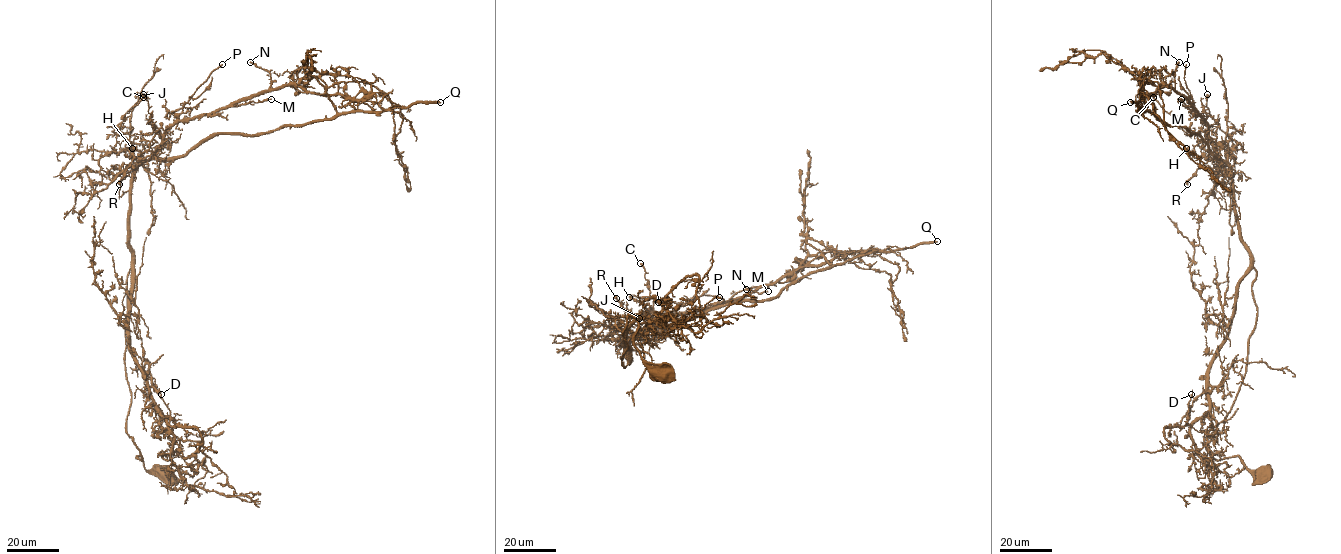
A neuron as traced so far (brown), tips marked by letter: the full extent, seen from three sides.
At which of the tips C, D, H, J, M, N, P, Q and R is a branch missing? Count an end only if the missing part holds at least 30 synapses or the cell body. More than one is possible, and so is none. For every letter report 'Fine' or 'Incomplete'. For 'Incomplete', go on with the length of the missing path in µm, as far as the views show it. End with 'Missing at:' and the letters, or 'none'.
C: Fine
D: Fine
H: Fine
J: Fine
M: Fine
N: Fine
P: Fine
Q: Incomplete. Missing length about 110 µm
R: Fine
Missing at: Q

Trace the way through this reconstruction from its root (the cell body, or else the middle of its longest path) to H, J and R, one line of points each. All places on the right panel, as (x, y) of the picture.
H: (1266, 475), (1205, 441), (1245, 373), (1256, 271), (1231, 169), (1200, 130), (1186, 148)
J: (1266, 475), (1237, 456), (1216, 460), (1205, 441), (1235, 398), (1257, 312), (1231, 136), (1207, 94)
R: (1266, 475), (1237, 456), (1216, 460), (1205, 444), (1245, 373), (1256, 271), (1229, 168), (1203, 157), (1187, 184)

